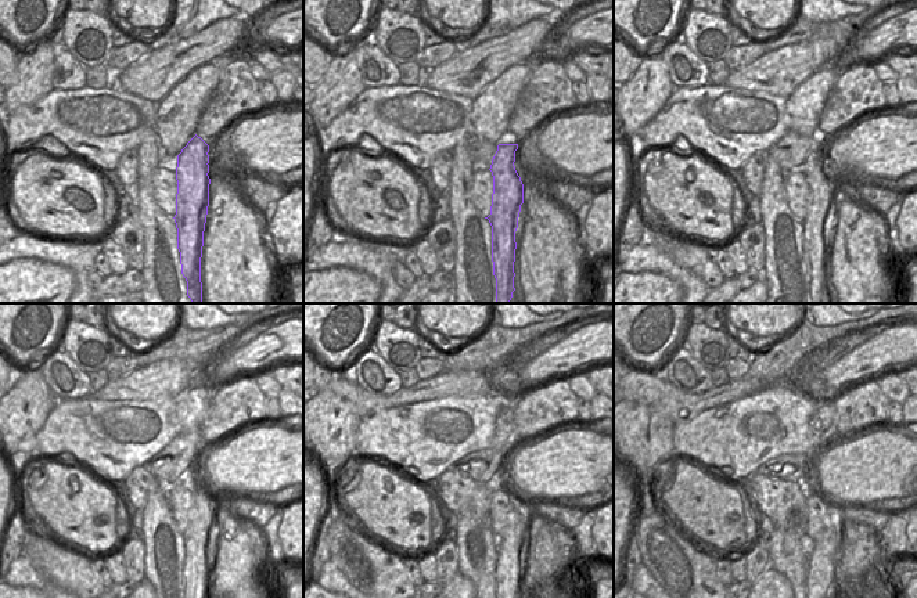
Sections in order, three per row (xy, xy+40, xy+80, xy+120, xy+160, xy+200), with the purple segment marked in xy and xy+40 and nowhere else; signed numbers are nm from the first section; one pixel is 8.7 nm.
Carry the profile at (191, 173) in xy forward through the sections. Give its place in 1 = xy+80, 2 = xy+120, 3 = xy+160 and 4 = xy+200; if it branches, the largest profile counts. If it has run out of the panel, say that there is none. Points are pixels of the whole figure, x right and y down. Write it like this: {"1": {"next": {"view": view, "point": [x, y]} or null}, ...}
{"1": {"next": {"view": "xy+80", "point": [822, 200]}}, "2": {"next": {"view": "xy+120", "point": [200, 535]}}, "3": {"next": {"view": "xy+160", "point": [509, 580]}}, "4": {"next": {"view": "xy+200", "point": [824, 572]}}}

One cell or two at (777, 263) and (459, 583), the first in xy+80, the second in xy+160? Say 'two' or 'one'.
two

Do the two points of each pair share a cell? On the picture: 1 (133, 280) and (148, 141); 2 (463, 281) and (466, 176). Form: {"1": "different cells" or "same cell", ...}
{"1": "different cells", "2": "same cell"}

